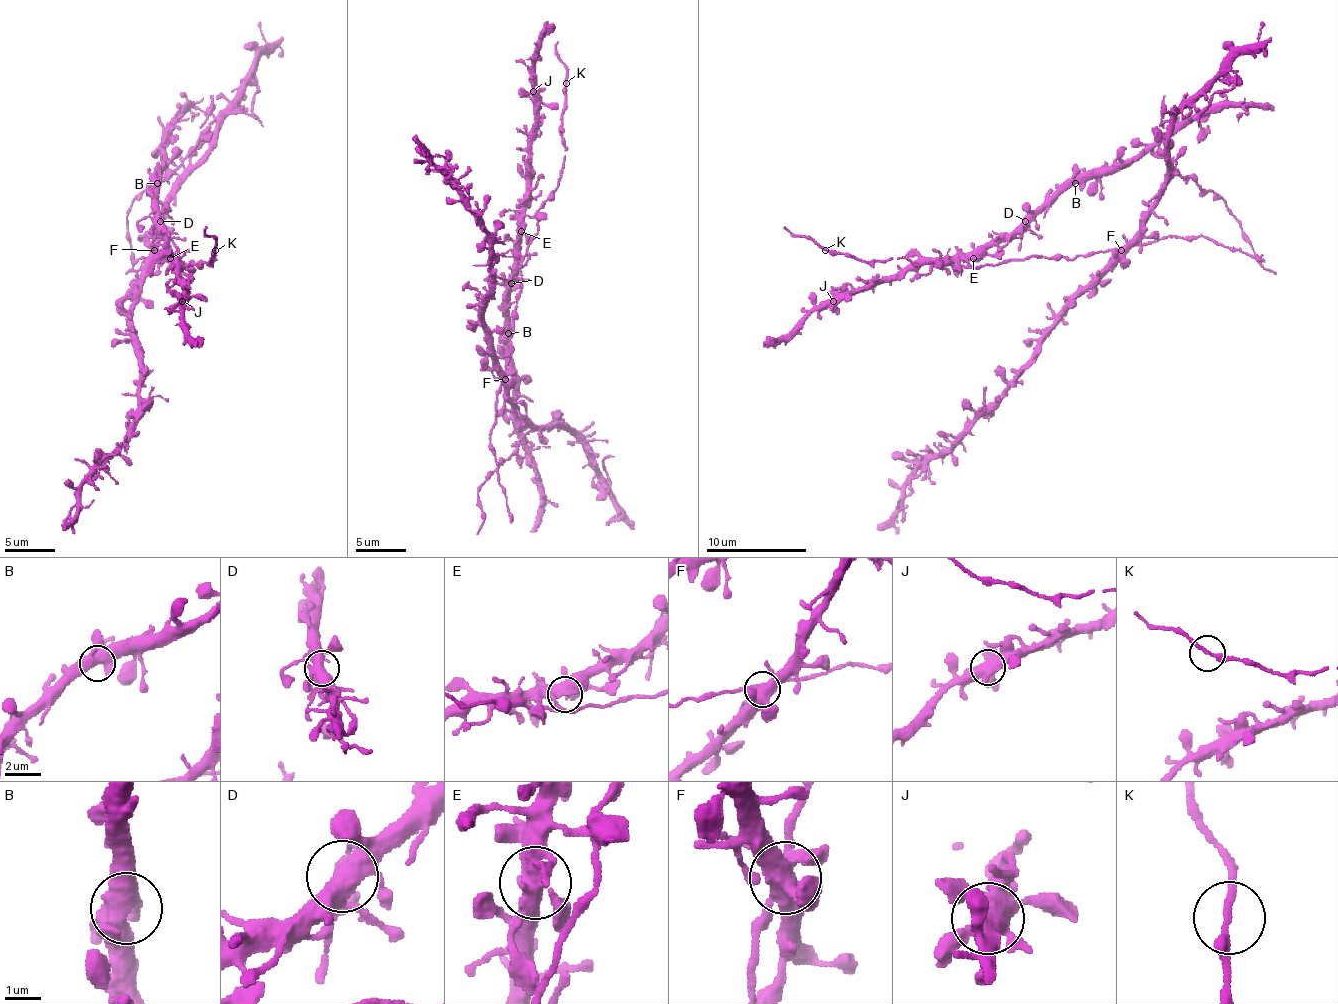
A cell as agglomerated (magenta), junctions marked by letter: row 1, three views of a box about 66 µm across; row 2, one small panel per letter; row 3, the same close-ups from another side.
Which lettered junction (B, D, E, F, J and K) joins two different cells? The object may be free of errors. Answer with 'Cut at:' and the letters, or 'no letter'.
Cut at: no letter

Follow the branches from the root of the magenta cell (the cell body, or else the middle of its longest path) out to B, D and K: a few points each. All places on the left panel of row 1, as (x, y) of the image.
B: (160, 256), (167, 256), (170, 261), (167, 231), (157, 216), (157, 183)
D: (160, 256), (167, 256), (170, 261), (167, 228), (160, 221)
K: (160, 256), (167, 256), (172, 263), (187, 268), (209, 263), (214, 258), (212, 261), (214, 251)

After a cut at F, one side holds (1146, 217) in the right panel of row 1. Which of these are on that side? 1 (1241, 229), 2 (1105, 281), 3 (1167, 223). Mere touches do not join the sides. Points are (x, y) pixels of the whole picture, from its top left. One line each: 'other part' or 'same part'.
1: same part
2: same part
3: same part

